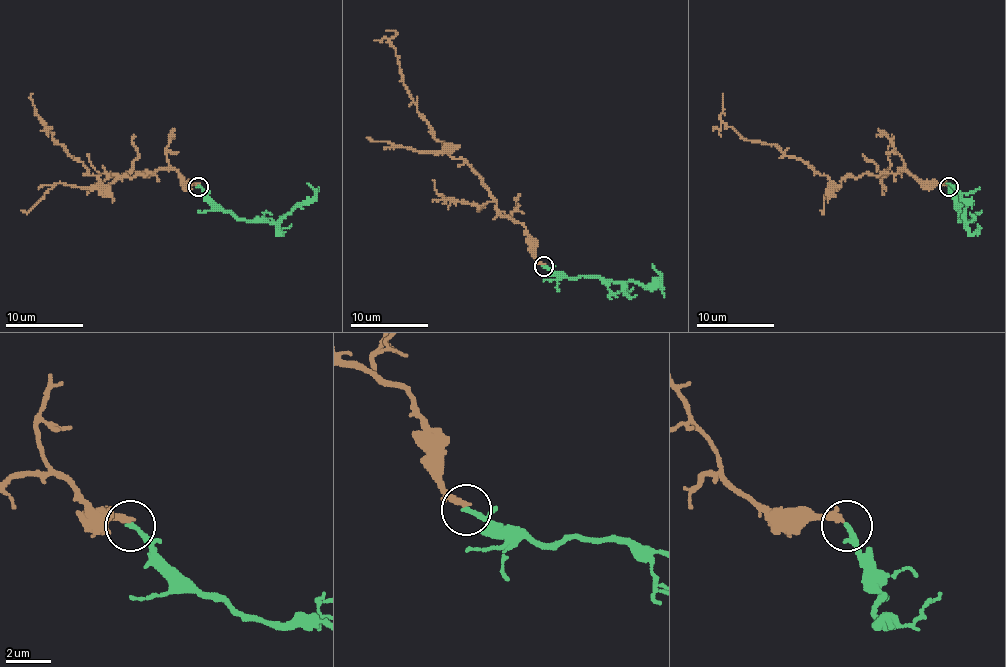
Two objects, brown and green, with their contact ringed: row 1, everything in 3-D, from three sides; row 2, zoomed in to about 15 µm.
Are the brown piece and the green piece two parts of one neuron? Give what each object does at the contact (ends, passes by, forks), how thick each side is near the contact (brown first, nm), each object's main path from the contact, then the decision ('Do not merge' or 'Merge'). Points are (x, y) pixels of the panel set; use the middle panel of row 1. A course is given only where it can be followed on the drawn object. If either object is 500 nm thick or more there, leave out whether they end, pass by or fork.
At the ring brown ends. At the ring green ends. Thickness 240 nm (brown) against 200 nm. Course of brown: (543, 266), (533, 238), (498, 211), (483, 180), (434, 137), (407, 91), (395, 50), (378, 40). Course of green: (543, 266), (568, 277), (584, 275), (644, 285), (652, 285), (660, 279), (664, 297). Do not merge

